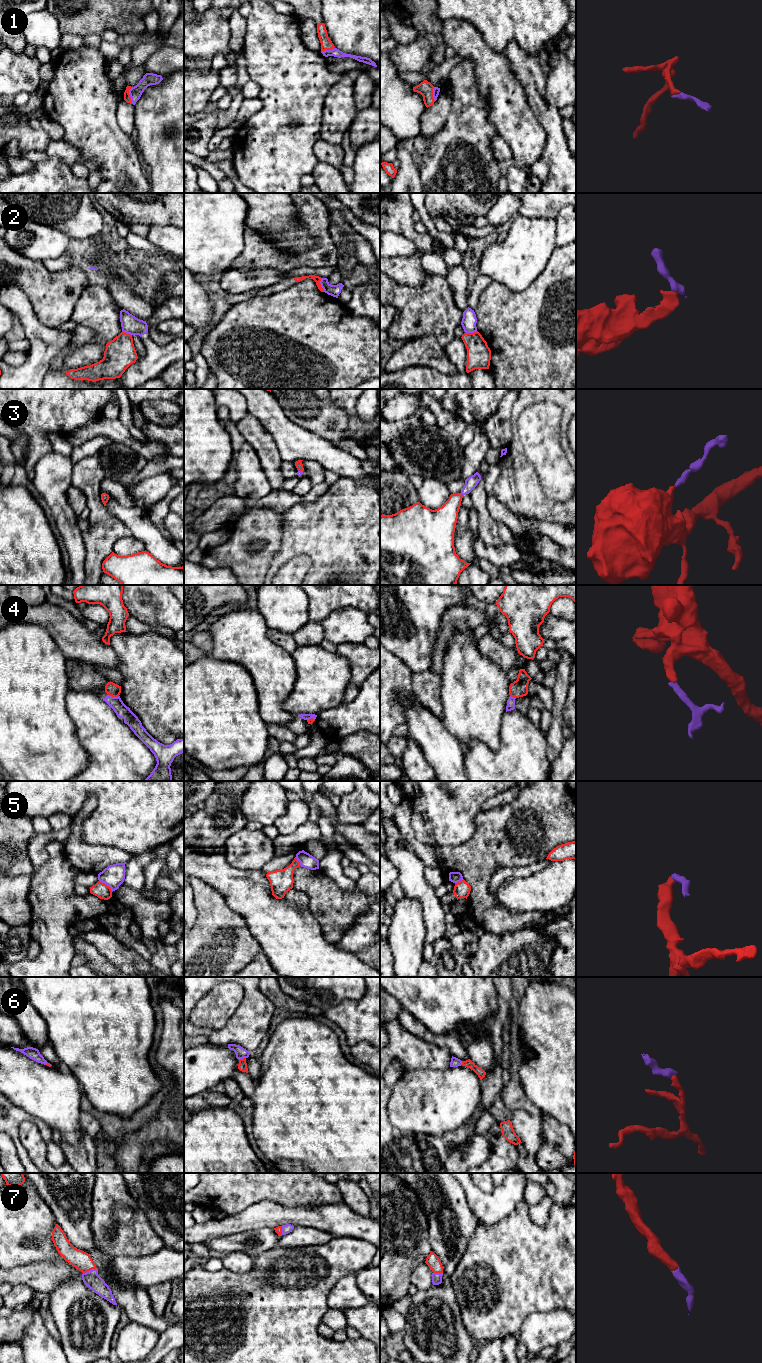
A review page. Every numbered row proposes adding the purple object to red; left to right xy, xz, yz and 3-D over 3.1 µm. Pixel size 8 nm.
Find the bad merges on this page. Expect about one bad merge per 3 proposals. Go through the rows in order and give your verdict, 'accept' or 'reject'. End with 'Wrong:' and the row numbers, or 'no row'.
1: accept
2: reject
3: accept
4: reject
5: reject
6: accept
7: accept
Wrong: 2, 4, 5

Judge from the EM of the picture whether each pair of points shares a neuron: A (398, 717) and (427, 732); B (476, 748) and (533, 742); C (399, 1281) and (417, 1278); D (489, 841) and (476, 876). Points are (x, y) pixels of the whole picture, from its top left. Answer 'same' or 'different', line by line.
A: different
B: same
C: different
D: same

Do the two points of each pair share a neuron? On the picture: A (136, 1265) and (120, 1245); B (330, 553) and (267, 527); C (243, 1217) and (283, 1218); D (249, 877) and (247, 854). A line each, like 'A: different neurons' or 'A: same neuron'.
A: different neurons
B: different neurons
C: same neuron
D: different neurons

